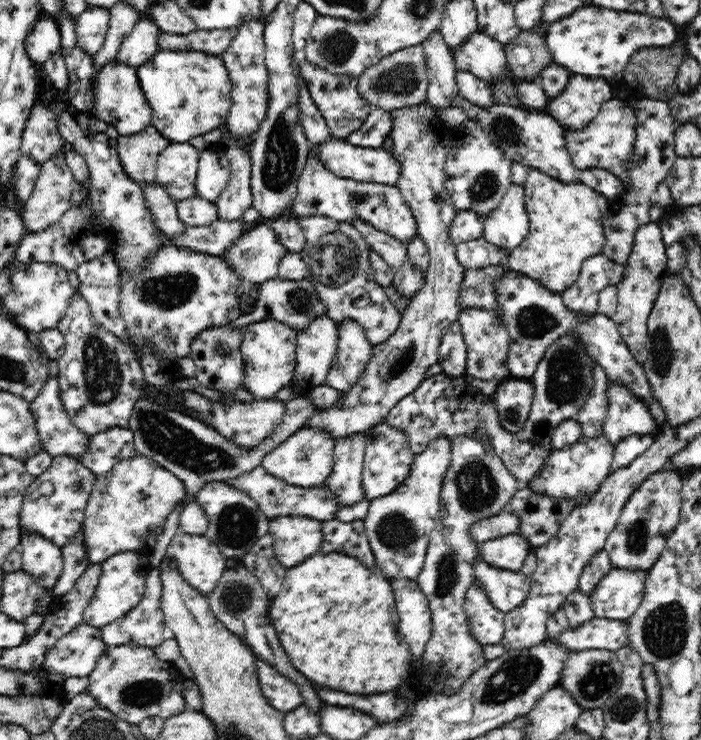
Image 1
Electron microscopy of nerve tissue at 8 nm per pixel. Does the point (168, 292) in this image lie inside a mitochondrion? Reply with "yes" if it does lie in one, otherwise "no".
yes

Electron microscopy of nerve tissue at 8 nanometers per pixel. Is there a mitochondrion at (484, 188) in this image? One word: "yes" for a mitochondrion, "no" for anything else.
yes

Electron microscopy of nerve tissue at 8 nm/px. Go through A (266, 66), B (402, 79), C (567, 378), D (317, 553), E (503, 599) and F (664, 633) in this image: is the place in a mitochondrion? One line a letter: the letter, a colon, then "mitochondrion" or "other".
A: other
B: mitochondrion
C: mitochondrion
D: other
E: other
F: mitochondrion

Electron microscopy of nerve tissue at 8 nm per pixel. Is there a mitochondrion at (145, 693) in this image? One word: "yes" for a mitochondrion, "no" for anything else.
yes

